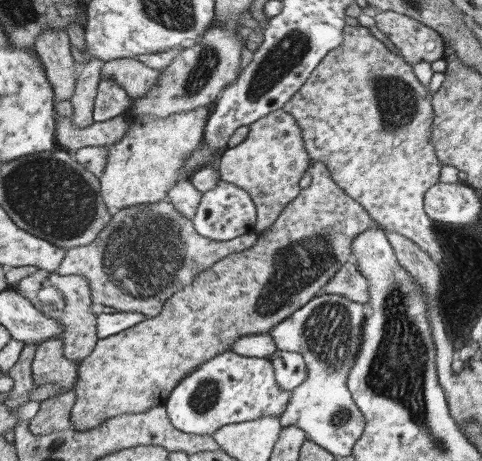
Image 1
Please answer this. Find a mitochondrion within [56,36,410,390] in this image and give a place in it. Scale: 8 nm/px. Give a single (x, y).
(145, 256)

